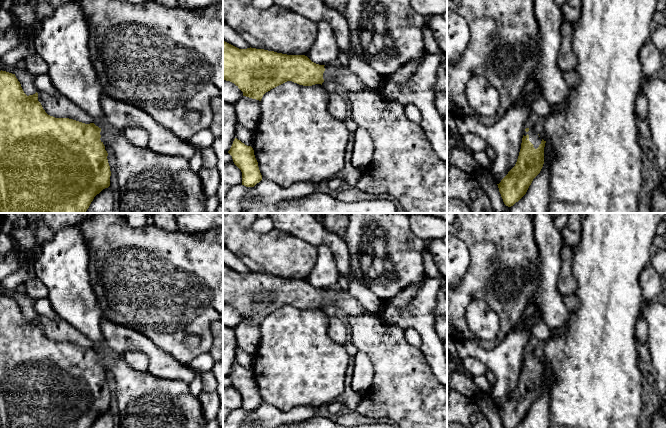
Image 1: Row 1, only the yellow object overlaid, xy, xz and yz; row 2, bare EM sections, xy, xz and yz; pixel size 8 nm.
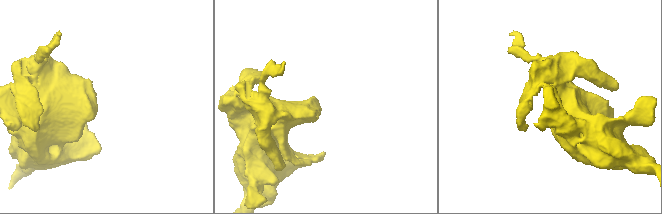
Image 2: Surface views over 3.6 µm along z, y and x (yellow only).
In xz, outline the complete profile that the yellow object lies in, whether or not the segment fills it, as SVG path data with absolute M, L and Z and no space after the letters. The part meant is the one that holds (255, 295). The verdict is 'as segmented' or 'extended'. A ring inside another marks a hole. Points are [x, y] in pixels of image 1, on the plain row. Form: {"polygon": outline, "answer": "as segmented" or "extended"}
{"polygon": "M223 265L223 304L234 307L243 320L259 325L266 316L287 305L303 310L322 309L324 305L340 307L349 319L351 342L368 355L374 366L373 385L362 398L357 411L368 418L390 418L400 428L447 428L447 387L433 374L421 349L406 341L405 329L387 322L380 313L366 310L348 291L319 289L305 279L287 279L251 271L239 273Z", "answer": "extended"}

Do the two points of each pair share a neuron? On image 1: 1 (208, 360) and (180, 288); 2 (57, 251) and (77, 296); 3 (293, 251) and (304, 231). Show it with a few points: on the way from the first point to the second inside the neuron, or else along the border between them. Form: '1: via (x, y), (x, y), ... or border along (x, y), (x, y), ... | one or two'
1: border along (208, 351), (198, 354), (187, 364) | two
2: via (64, 262), (68, 285) | one
3: border along (278, 230), (297, 236), (316, 247) | two

